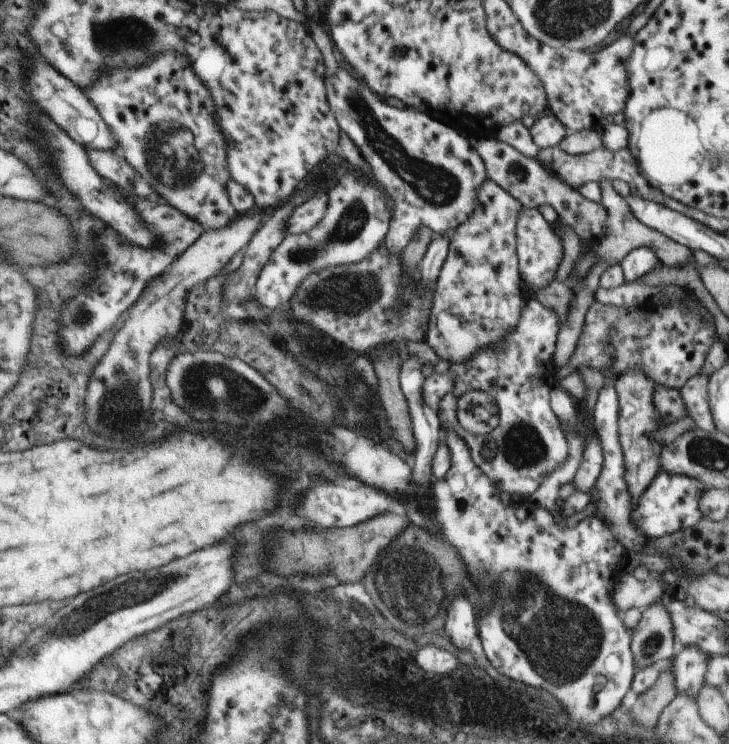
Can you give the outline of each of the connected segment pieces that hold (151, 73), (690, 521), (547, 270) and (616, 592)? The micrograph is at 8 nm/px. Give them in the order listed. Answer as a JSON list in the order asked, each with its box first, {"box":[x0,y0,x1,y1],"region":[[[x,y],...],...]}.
[{"box":[84,52,239,231],"region":[[[165,52],[165,54],[157,54],[153,58],[147,60],[149,64],[145,66],[135,66],[135,68],[115,68],[110,71],[103,71],[98,76],[98,82],[94,83],[90,87],[87,87],[84,90],[84,94],[87,96],[87,99],[97,108],[97,111],[100,112],[101,117],[105,120],[105,123],[109,126],[110,132],[113,134],[116,143],[116,152],[122,155],[129,165],[141,178],[144,182],[147,182],[154,190],[155,195],[158,195],[161,200],[167,205],[173,206],[173,208],[179,208],[179,213],[182,213],[184,216],[190,218],[197,224],[203,224],[205,230],[215,231],[217,228],[221,229],[225,226],[228,226],[239,214],[234,210],[234,206],[230,204],[229,197],[226,192],[226,185],[231,181],[230,172],[227,169],[227,162],[225,162],[225,138],[215,122],[215,106],[213,106],[213,98],[209,94],[209,89],[205,85],[201,84],[197,80],[197,76],[191,72],[191,66],[187,62],[187,56],[183,54],[177,54],[177,52]]]},{"box":[629,470,705,538],"region":[[[661,470],[661,474],[651,482],[647,492],[643,492],[639,504],[635,504],[637,508],[631,508],[631,512],[629,512],[631,526],[643,537],[652,538],[695,527],[695,524],[698,524],[702,518],[702,514],[699,512],[699,500],[701,500],[703,490],[705,490],[705,486],[689,476],[667,474],[665,470]]]},{"box":[515,207,563,292],"region":[[[523,207],[517,214],[515,233],[517,234],[518,269],[521,271],[521,278],[525,282],[526,289],[535,292],[535,290],[546,288],[554,278],[563,256],[562,240],[559,240],[559,235],[554,228],[543,220],[543,216],[536,209],[531,208]]]},{"box":[611,574,664,614],"region":[[[624,574],[611,592],[611,600],[620,614],[629,608],[643,610],[664,598],[663,586],[663,579],[660,575],[652,575],[640,582],[631,574]]]}]

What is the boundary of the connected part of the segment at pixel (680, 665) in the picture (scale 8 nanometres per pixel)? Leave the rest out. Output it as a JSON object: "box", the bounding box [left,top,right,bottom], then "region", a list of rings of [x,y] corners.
{"box":[670,646,709,700],"region":[[[685,646],[680,648],[670,660],[671,672],[673,672],[676,694],[687,694],[696,700],[699,688],[703,686],[709,655],[699,650],[699,646]]]}

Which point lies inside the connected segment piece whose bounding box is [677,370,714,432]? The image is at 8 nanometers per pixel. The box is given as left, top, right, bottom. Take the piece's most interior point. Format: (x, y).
(694, 393)

